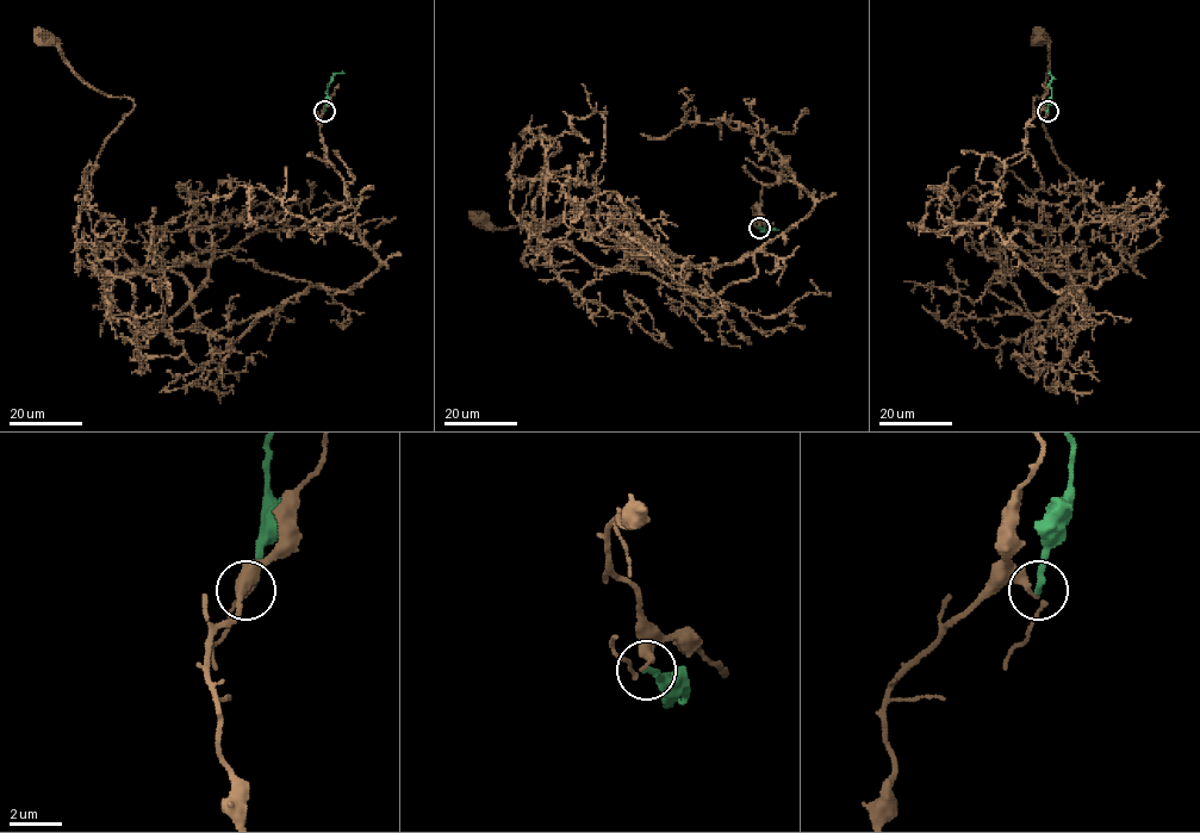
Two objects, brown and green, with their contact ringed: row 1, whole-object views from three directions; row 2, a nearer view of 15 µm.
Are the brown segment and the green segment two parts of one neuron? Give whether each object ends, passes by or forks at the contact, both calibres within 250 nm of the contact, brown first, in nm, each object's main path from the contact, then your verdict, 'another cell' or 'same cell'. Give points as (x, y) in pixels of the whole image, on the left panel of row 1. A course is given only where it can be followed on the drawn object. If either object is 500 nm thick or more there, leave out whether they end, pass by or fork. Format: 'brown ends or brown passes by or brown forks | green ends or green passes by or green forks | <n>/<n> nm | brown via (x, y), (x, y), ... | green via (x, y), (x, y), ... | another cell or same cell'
brown passes by | green ends | 200/240 nm | brown via (324, 110), (371, 274), (329, 290), (230, 254), (141, 269), (87, 186), (134, 101), (44, 38) | green via (324, 110), (331, 78), (343, 73) | another cell

